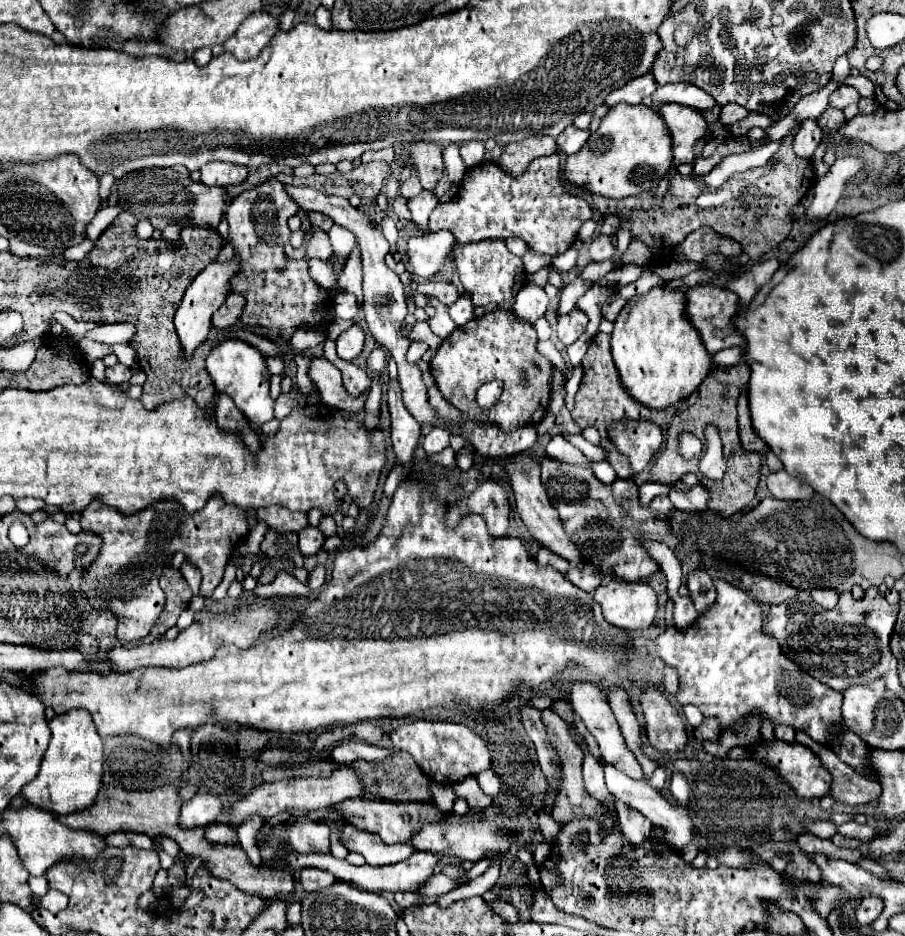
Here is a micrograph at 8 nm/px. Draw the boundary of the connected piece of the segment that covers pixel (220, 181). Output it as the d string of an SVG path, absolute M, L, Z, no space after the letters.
M210 161L200 169L202 177L200 181L204 185L218 185L218 187L228 187L228 185L238 185L244 183L248 169L242 165L234 163L222 163L222 161Z

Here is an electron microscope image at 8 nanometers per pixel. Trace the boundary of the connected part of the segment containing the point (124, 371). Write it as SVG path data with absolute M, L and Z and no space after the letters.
M116 363L114 367L108 367L106 369L106 379L108 383L114 383L114 385L122 385L122 383L128 383L132 377L132 371L122 365L122 363Z

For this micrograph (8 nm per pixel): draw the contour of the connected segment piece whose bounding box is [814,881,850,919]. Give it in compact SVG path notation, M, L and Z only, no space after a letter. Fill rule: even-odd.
M826 881L814 883L814 887L818 887L818 899L814 901L814 907L824 919L826 919L826 911L832 911L832 907L838 907L838 901L850 899L850 895L846 895L844 891L840 891L838 887L834 887Z

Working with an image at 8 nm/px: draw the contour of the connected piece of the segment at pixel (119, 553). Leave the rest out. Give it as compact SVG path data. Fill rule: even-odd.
M220 495L210 497L202 511L196 513L186 513L184 507L174 501L158 501L132 515L122 515L116 507L106 507L102 501L94 501L94 511L106 511L106 527L100 533L104 543L98 559L84 575L84 589L90 589L88 595L92 607L110 607L110 611L120 615L118 637L124 641L146 637L164 609L166 597L158 579L166 555L182 551L186 559L196 563L202 571L200 593L212 597L234 545L248 533L246 511L226 503Z

